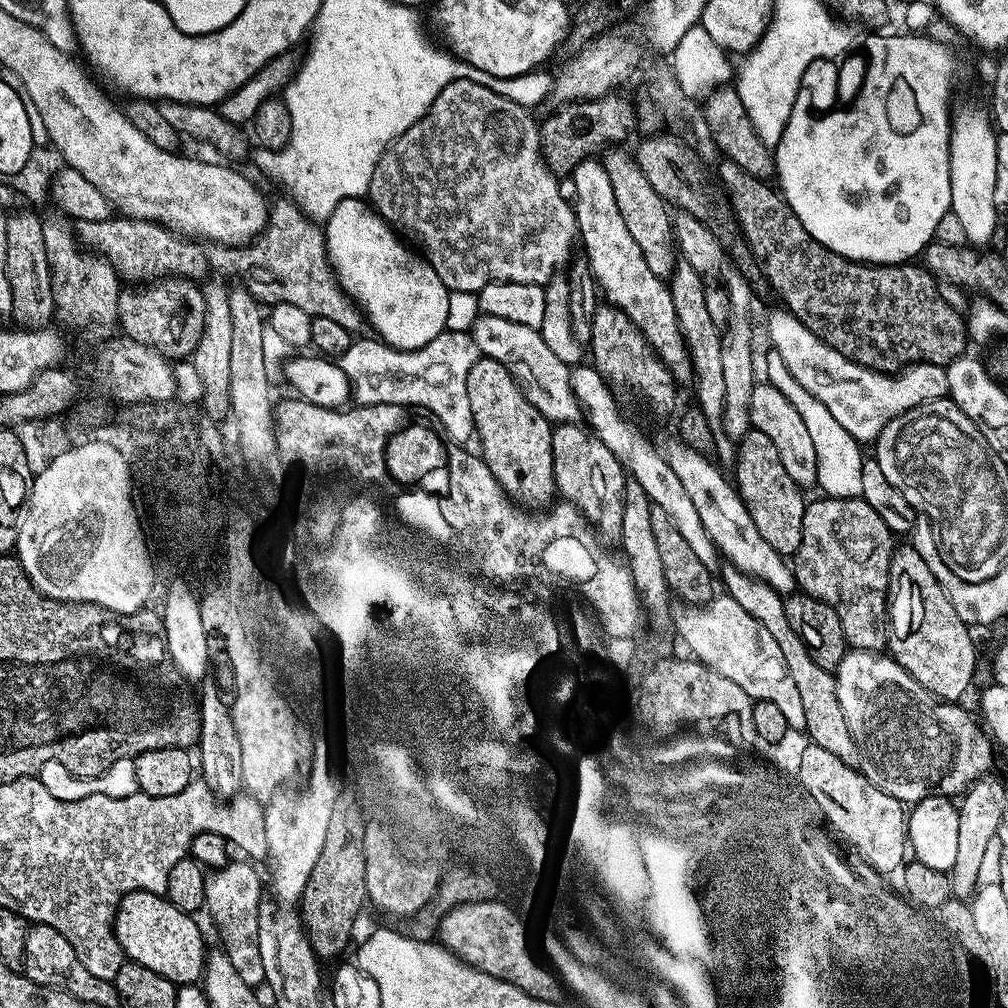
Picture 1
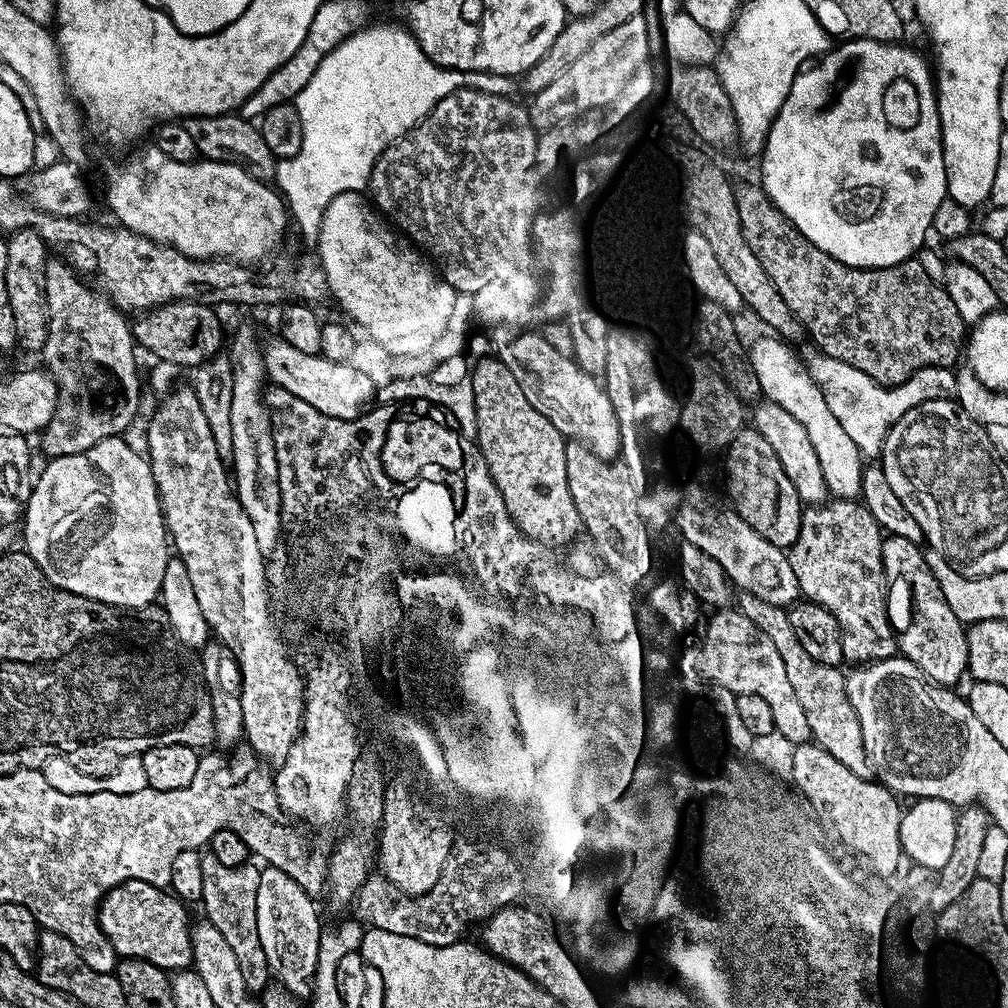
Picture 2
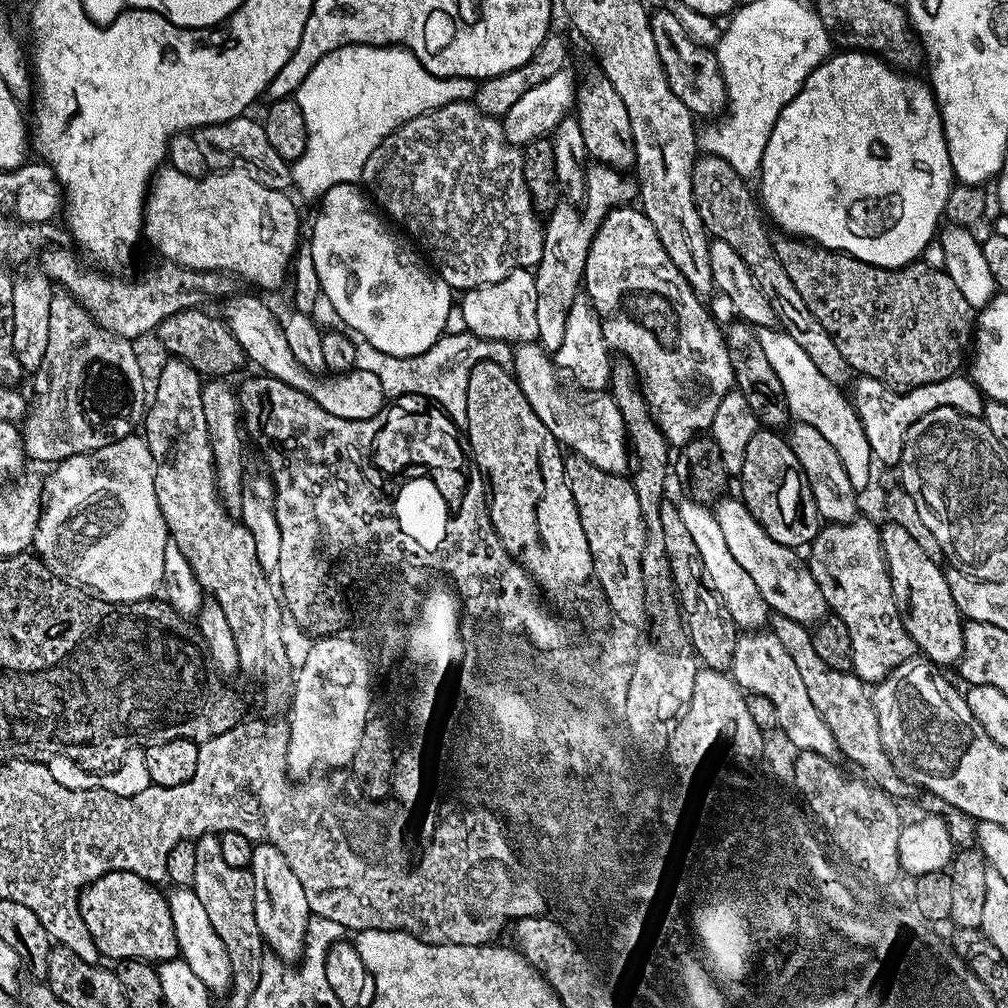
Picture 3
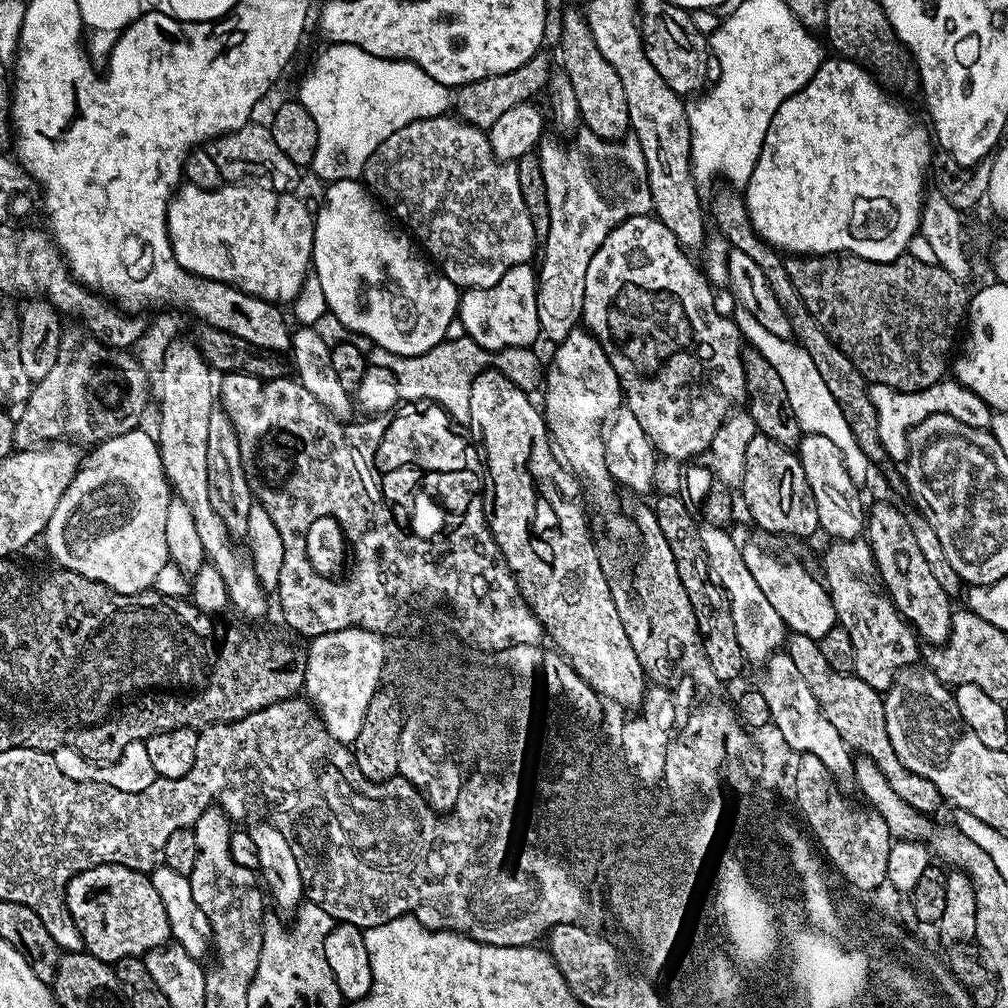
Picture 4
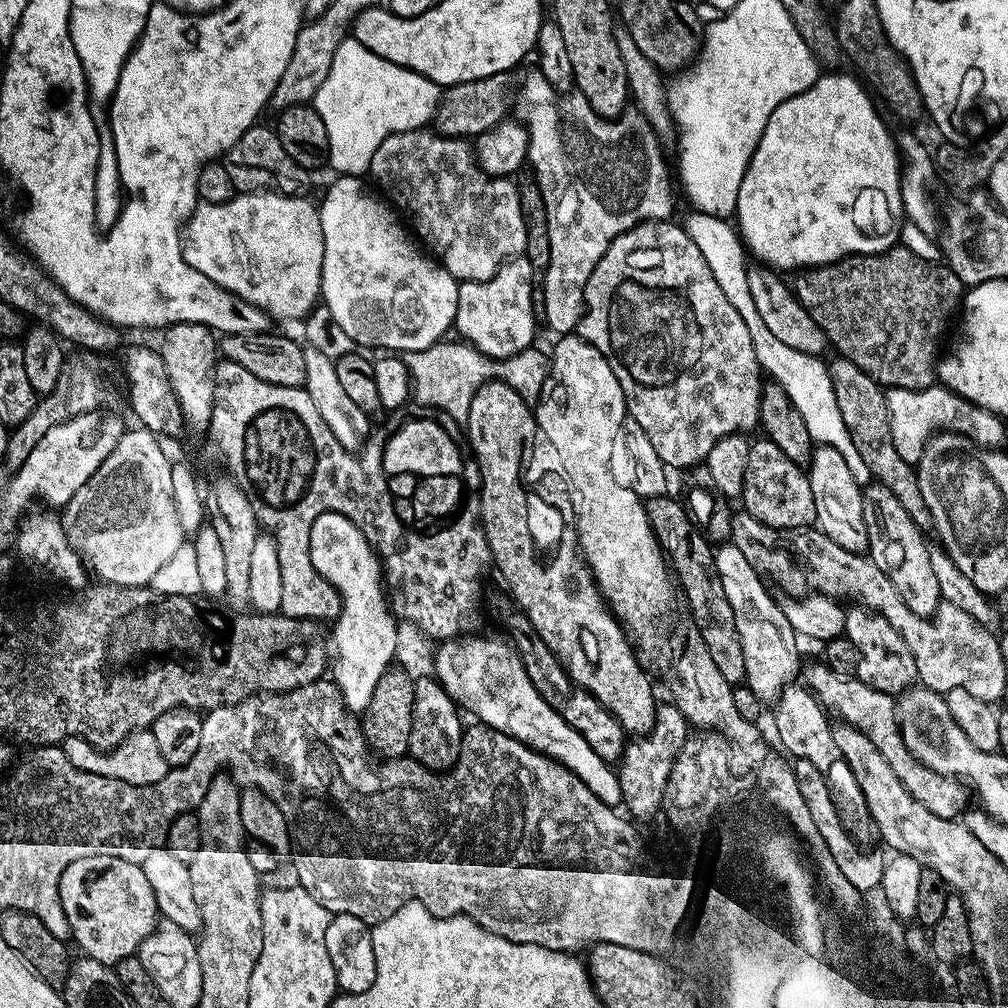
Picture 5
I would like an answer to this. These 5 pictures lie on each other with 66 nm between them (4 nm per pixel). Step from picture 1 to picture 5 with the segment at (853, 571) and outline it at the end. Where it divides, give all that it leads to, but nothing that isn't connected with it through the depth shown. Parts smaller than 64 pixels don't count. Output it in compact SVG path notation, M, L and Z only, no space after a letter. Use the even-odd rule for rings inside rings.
M863 606L849 607L845 614L843 635L854 642L854 650L858 650L855 677L866 686L895 697L917 683L914 654L910 654L910 646L906 646L902 634L898 634L898 630L894 630L894 626L890 626L890 622L886 622L886 618L882 618L877 612L871 612Z

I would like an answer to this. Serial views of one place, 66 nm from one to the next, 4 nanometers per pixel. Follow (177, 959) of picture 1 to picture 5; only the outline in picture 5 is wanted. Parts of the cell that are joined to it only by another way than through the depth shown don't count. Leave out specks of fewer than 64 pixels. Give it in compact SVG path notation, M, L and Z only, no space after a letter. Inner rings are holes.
M98 855L76 860L60 879L60 901L66 922L70 922L71 939L76 940L77 946L81 948L79 951L109 966L116 965L127 956L137 955L142 942L156 929L158 923L154 890L150 890L150 882L146 882L143 867L126 858Z

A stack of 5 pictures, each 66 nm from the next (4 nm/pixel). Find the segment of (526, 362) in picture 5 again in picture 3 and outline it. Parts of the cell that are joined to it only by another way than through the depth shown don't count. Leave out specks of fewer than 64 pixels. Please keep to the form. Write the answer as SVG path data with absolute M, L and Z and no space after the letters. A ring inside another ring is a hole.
M459 331L453 336L451 334L441 336L434 342L434 346L430 346L430 350L412 356L412 364L400 364L400 356L390 354L376 356L376 352L372 352L372 356L360 356L360 360L364 360L362 370L376 368L376 373L380 372L378 378L384 376L382 384L388 384L388 388L392 388L392 398L404 395L425 396L447 412L447 416L457 429L467 429L466 386L470 382L470 370L474 370L478 362L494 361L496 365L511 371L515 349L509 341L482 339L473 332Z

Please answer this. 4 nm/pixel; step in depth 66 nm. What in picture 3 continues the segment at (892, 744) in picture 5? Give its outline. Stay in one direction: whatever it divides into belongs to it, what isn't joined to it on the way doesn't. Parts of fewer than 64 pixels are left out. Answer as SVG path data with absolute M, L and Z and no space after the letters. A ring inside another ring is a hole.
M773 615L770 620L770 632L786 650L787 661L802 678L806 694L810 694L810 702L814 702L826 726L830 726L830 734L834 734L834 742L838 742L840 747L839 755L844 760L846 758L850 763L857 764L864 771L861 772L863 779L869 784L875 784L893 798L901 798L900 796L908 796L914 792L913 785L896 774L886 750L883 749L879 740L878 717L864 681L859 680L852 672L839 672L826 666L826 662L818 658L812 633L805 625L784 616Z

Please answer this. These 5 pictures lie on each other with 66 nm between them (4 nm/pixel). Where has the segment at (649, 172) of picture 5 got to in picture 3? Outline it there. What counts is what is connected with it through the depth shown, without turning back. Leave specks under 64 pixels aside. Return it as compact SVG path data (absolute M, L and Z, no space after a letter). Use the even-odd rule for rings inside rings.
M592 162L587 165L587 196L582 201L584 213L580 216L579 207L573 206L571 203L560 202L552 214L547 217L544 224L544 253L534 269L536 289L538 290L538 340L545 349L554 350L558 346L562 346L562 338L566 338L566 318L570 314L570 306L574 306L574 298L581 295L586 258L592 245L592 239L596 237L596 231L600 229L600 223L608 217L613 208L631 205L637 196L638 184L631 175L609 168L606 164Z

